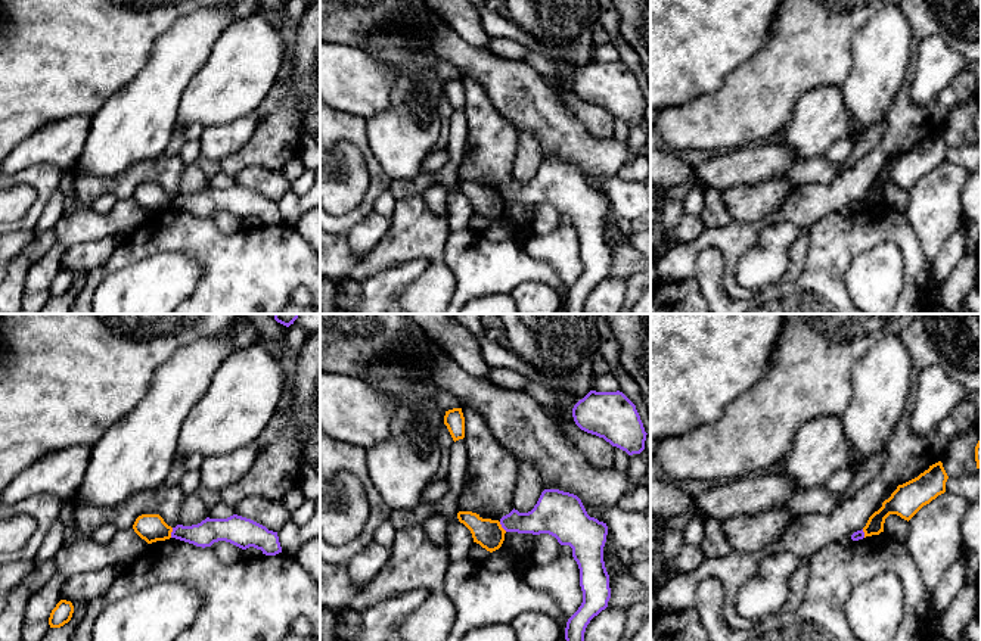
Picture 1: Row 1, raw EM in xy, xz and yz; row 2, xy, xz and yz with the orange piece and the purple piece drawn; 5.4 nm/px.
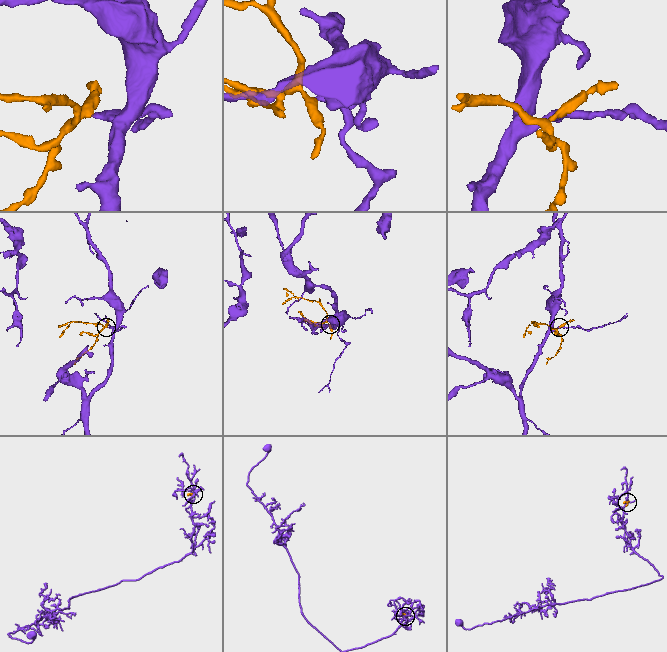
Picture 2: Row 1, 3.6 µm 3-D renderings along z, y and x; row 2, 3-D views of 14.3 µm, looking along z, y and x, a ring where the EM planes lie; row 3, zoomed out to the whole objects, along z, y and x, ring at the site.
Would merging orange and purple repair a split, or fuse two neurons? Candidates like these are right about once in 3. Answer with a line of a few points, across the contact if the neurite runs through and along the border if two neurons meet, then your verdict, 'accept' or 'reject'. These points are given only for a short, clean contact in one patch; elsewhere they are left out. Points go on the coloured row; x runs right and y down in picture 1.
line xy (173, 528), (170, 537); reject

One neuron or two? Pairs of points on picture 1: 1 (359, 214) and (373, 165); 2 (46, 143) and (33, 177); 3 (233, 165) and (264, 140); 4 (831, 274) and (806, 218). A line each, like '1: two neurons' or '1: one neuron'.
1: one neuron
2: two neurons
3: one neuron
4: two neurons

